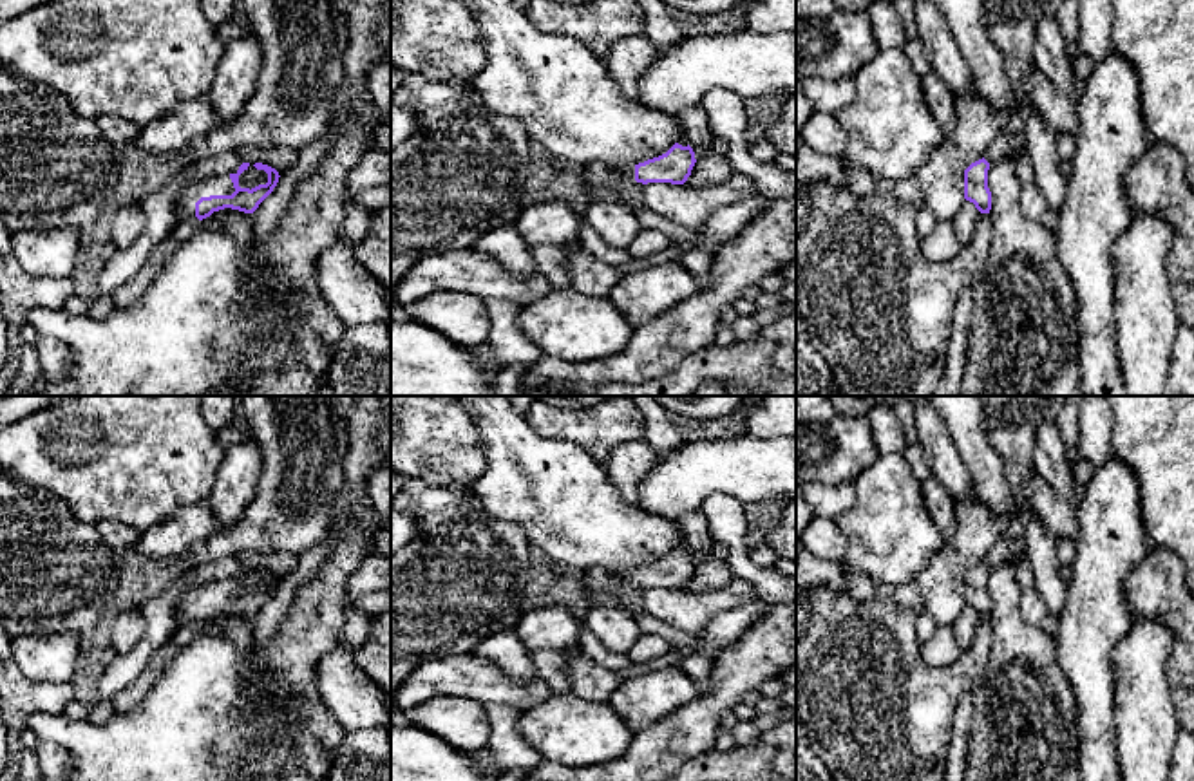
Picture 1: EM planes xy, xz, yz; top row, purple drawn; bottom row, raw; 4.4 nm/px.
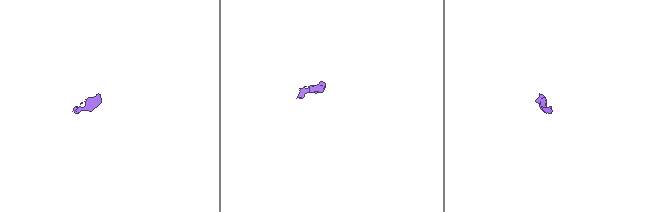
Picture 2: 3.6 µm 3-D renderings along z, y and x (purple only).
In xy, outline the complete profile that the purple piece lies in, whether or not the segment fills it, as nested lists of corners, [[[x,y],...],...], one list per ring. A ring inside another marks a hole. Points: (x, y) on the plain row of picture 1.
[[[242,568],[235,579],[197,584],[186,591],[175,604],[174,618],[177,627],[203,626],[213,616],[232,613],[253,618],[259,609],[273,597],[279,588],[279,577],[268,569],[255,568],[257,575],[268,579],[268,588],[255,593],[241,593],[239,580],[248,575],[250,568]]]

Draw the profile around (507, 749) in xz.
[[[487,703],[485,710],[490,723],[490,738],[483,754],[490,761],[490,774],[499,777],[505,772],[532,768],[543,761],[541,754],[525,741],[517,727],[523,710],[501,703]]]

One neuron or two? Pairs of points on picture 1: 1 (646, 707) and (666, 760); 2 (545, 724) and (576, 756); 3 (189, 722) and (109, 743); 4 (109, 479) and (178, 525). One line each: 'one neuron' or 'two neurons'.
1: two neurons
2: one neuron
3: one neuron
4: two neurons

